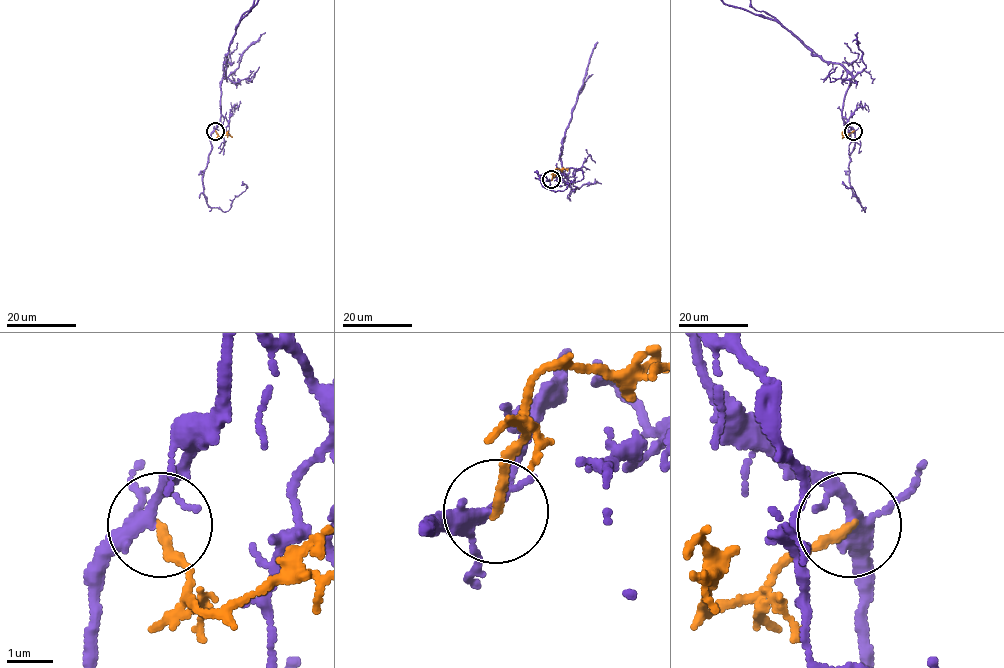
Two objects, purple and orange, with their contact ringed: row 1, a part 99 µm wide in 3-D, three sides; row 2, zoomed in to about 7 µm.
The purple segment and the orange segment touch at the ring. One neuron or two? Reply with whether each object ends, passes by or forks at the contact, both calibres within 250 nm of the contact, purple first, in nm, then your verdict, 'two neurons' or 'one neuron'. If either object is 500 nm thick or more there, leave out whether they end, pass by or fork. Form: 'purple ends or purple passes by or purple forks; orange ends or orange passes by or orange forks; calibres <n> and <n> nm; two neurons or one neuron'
purple forks; orange ends; calibres 260 and 200 nm; two neurons

